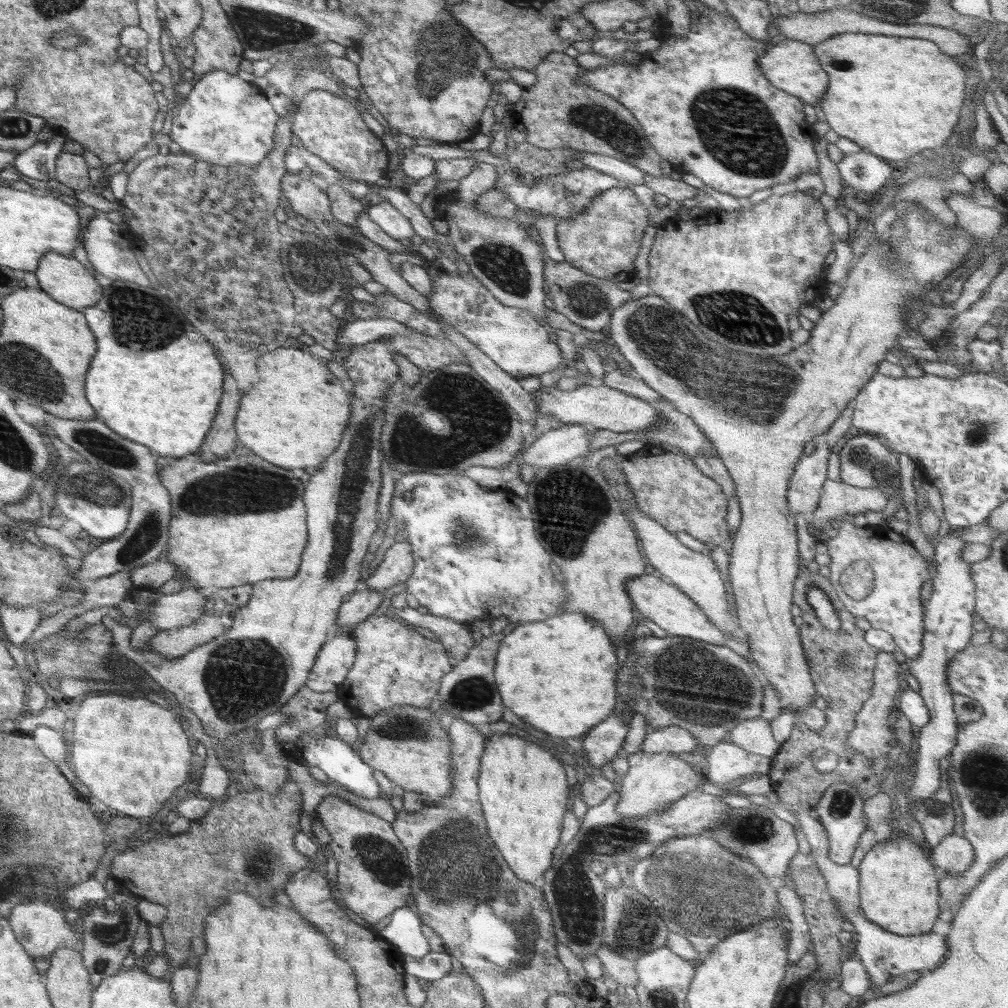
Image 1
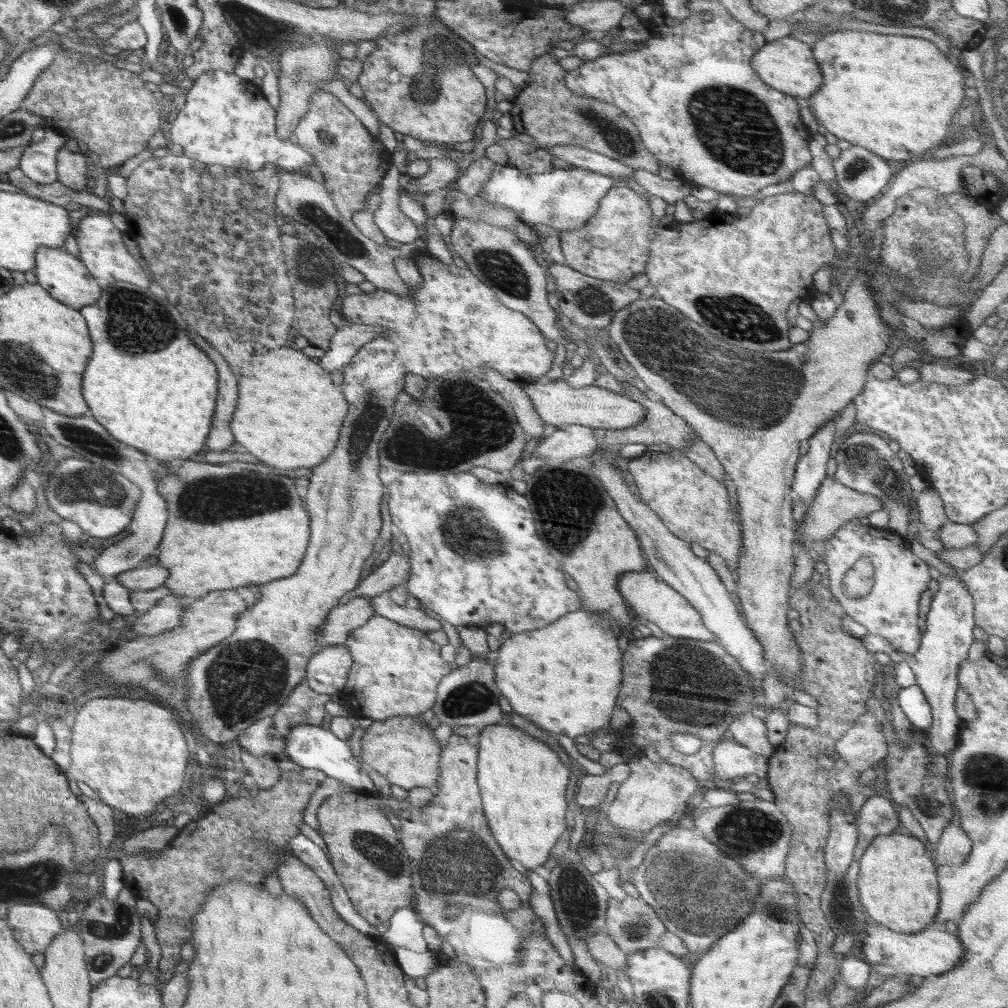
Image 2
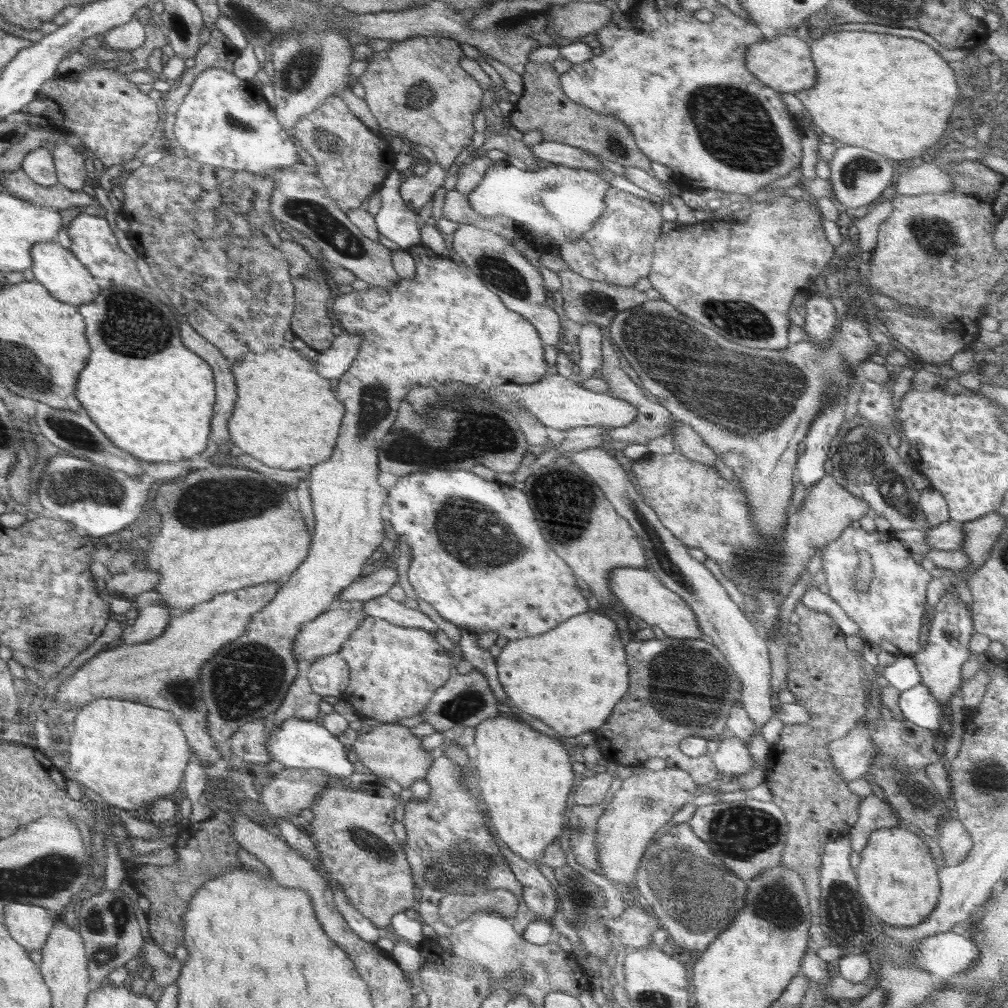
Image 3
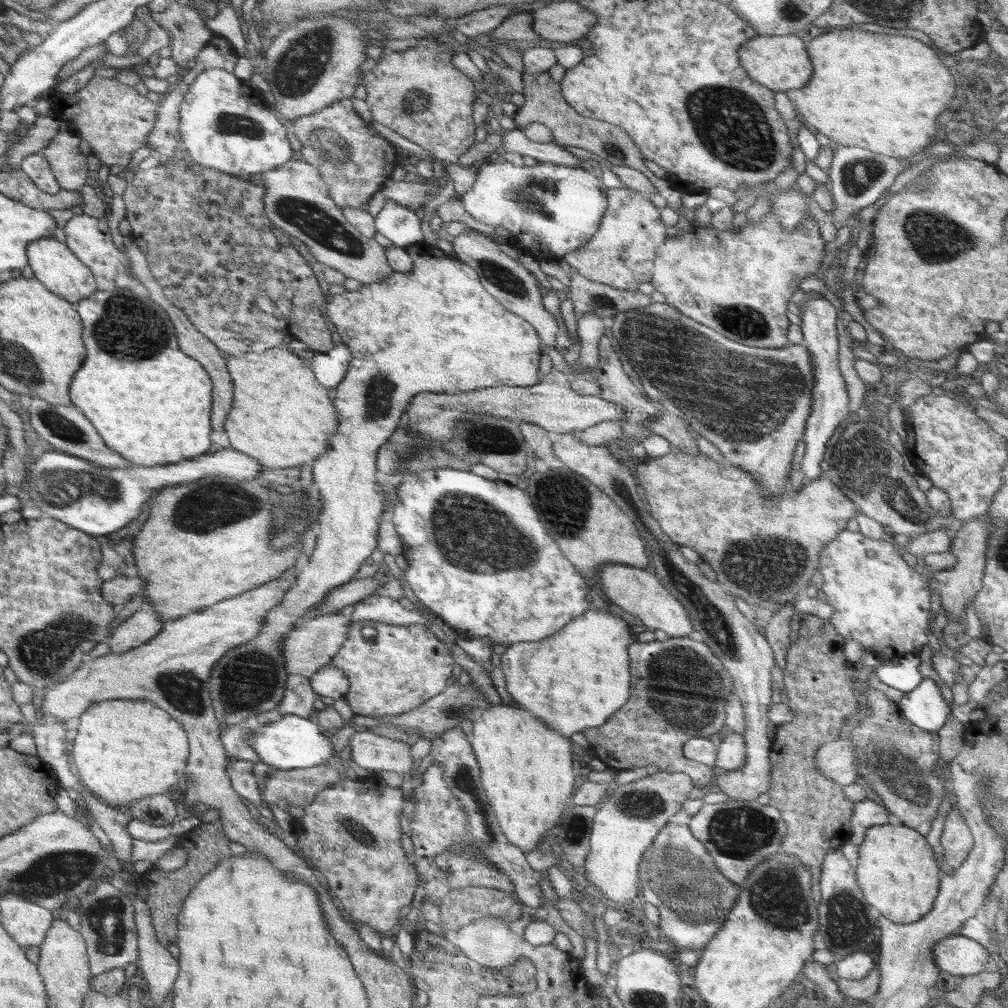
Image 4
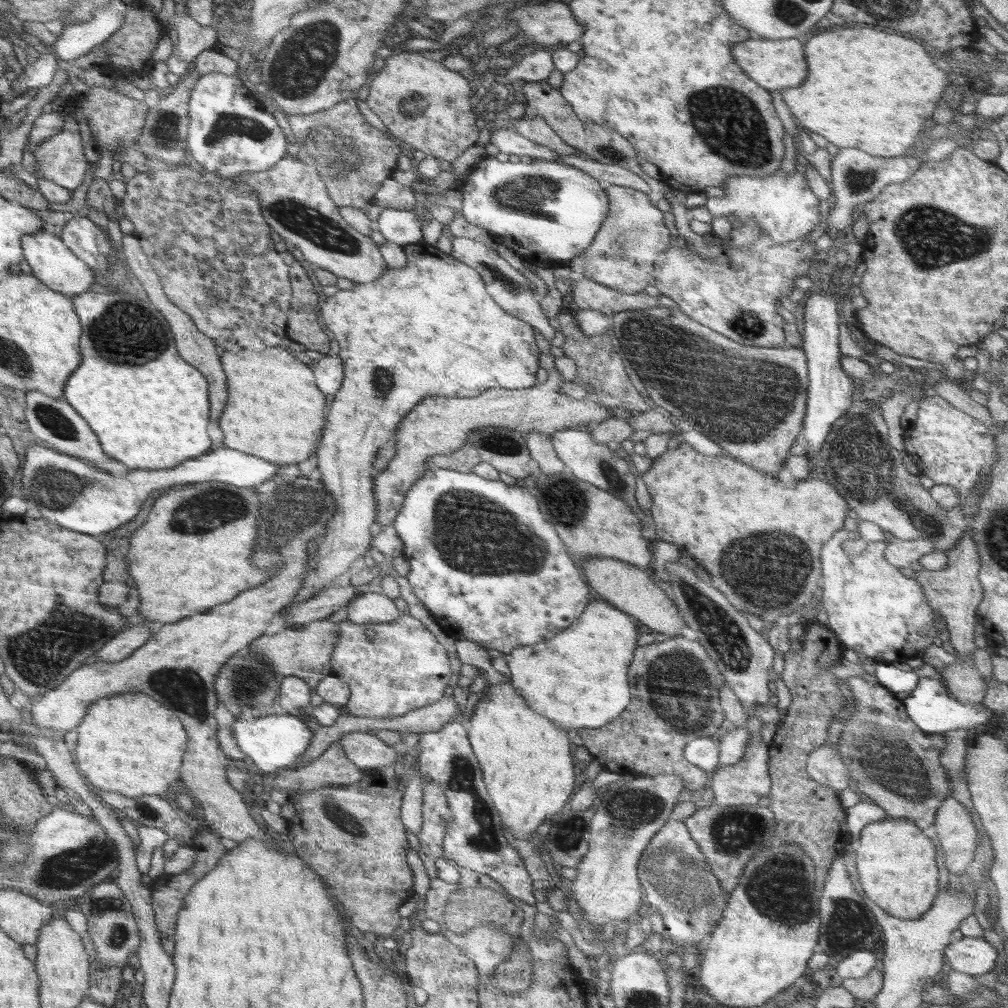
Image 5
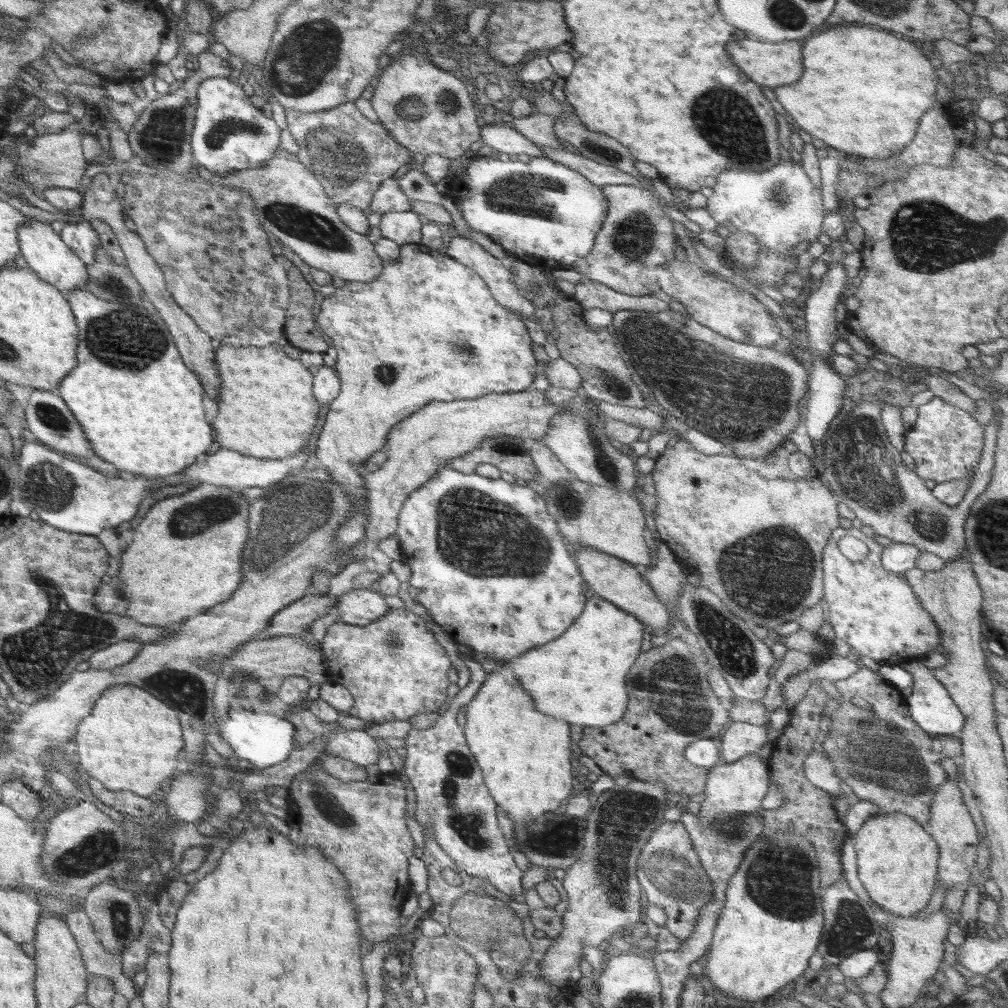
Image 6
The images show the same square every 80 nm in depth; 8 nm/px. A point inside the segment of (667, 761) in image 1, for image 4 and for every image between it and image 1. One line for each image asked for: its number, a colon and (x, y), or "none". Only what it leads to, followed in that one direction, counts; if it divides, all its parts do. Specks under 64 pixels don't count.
2: (652, 793)
3: (644, 803)
4: (628, 819)

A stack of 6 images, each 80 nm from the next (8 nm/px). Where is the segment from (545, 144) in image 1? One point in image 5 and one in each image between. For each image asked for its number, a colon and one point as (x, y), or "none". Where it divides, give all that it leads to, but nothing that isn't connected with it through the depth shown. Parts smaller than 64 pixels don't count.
2: (553, 115)
3: (543, 106)
4: (544, 102)
5: (603, 144)

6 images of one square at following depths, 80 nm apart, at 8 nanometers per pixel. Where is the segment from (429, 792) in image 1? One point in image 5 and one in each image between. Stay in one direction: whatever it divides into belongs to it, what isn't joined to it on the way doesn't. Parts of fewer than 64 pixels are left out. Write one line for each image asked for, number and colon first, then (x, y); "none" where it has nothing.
2: (403, 749)
3: (391, 751)
4: (370, 751)
5: (364, 750)

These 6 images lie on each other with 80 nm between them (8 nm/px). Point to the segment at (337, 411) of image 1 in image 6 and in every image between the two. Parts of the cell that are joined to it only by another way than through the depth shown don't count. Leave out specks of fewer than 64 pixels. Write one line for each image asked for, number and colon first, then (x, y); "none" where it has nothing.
2: (290, 415)
3: (288, 416)
4: (283, 417)
5: (277, 413)
6: (267, 410)

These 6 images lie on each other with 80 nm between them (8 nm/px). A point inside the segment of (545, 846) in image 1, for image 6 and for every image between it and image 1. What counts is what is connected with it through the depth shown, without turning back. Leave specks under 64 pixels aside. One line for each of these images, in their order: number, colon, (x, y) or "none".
2: (522, 782)
3: (524, 777)
4: (527, 774)
5: (528, 771)
6: (524, 755)

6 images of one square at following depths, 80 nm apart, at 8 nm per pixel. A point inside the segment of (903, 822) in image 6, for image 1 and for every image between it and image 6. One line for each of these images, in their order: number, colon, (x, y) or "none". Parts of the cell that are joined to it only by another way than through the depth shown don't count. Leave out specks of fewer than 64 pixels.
1: (899, 891)
2: (897, 882)
3: (898, 879)
4: (896, 871)
5: (896, 863)

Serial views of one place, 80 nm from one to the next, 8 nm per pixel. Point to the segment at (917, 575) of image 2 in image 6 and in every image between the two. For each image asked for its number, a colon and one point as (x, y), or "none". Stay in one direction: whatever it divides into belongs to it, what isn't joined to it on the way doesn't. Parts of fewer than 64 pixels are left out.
3: (889, 612)
4: (880, 601)
5: (879, 610)
6: (876, 612)

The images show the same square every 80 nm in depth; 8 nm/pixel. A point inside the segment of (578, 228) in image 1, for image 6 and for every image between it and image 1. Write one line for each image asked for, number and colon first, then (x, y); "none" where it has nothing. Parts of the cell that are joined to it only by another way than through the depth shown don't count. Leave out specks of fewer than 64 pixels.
2: (614, 245)
3: (618, 249)
4: (621, 253)
5: (622, 256)
6: (637, 237)

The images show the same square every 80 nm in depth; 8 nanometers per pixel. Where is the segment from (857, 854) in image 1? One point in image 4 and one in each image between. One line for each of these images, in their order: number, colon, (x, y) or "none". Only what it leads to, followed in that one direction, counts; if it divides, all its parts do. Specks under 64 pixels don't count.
2: (877, 817)
3: (873, 814)
4: (867, 813)

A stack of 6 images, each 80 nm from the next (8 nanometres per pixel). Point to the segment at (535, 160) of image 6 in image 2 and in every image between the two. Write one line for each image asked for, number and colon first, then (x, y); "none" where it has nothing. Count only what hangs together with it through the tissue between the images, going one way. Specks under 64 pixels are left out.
2: (564, 199)
3: (552, 205)
4: (550, 210)
5: (547, 212)

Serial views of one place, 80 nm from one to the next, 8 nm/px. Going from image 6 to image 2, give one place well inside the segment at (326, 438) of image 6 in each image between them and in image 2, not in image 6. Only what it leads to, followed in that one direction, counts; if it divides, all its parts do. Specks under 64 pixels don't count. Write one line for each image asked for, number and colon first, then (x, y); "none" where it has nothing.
2: (453, 323)
3: (444, 324)
4: (436, 329)
5: (429, 329)

